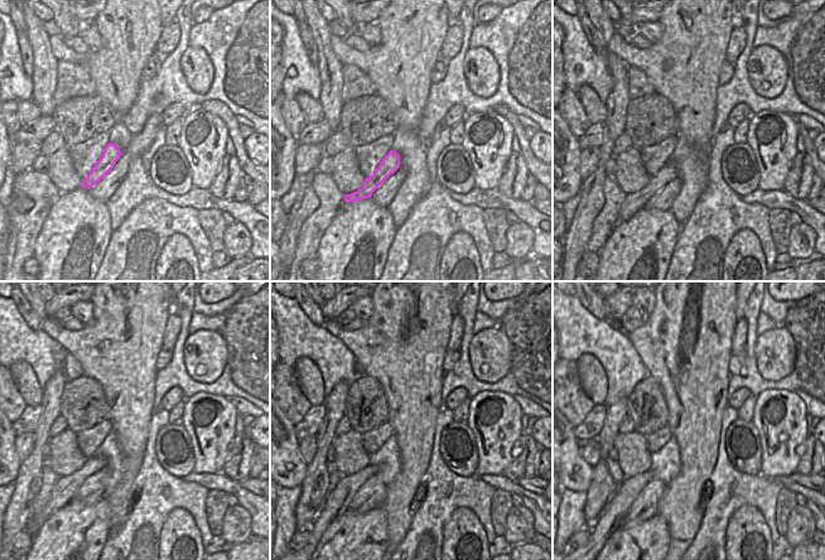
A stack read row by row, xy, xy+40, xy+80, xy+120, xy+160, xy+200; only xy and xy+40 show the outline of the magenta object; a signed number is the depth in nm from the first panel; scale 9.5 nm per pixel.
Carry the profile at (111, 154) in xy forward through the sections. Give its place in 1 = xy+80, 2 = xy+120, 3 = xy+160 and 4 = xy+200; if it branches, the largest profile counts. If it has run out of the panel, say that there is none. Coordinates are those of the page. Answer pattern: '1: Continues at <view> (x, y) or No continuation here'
1: Continues at xy+80 (633, 202)
2: Continues at xy+120 (64, 491)
3: Continues at xy+160 (336, 505)
4: Continues at xy+200 (613, 515).

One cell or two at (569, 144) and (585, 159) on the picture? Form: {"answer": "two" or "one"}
{"answer": "two"}

